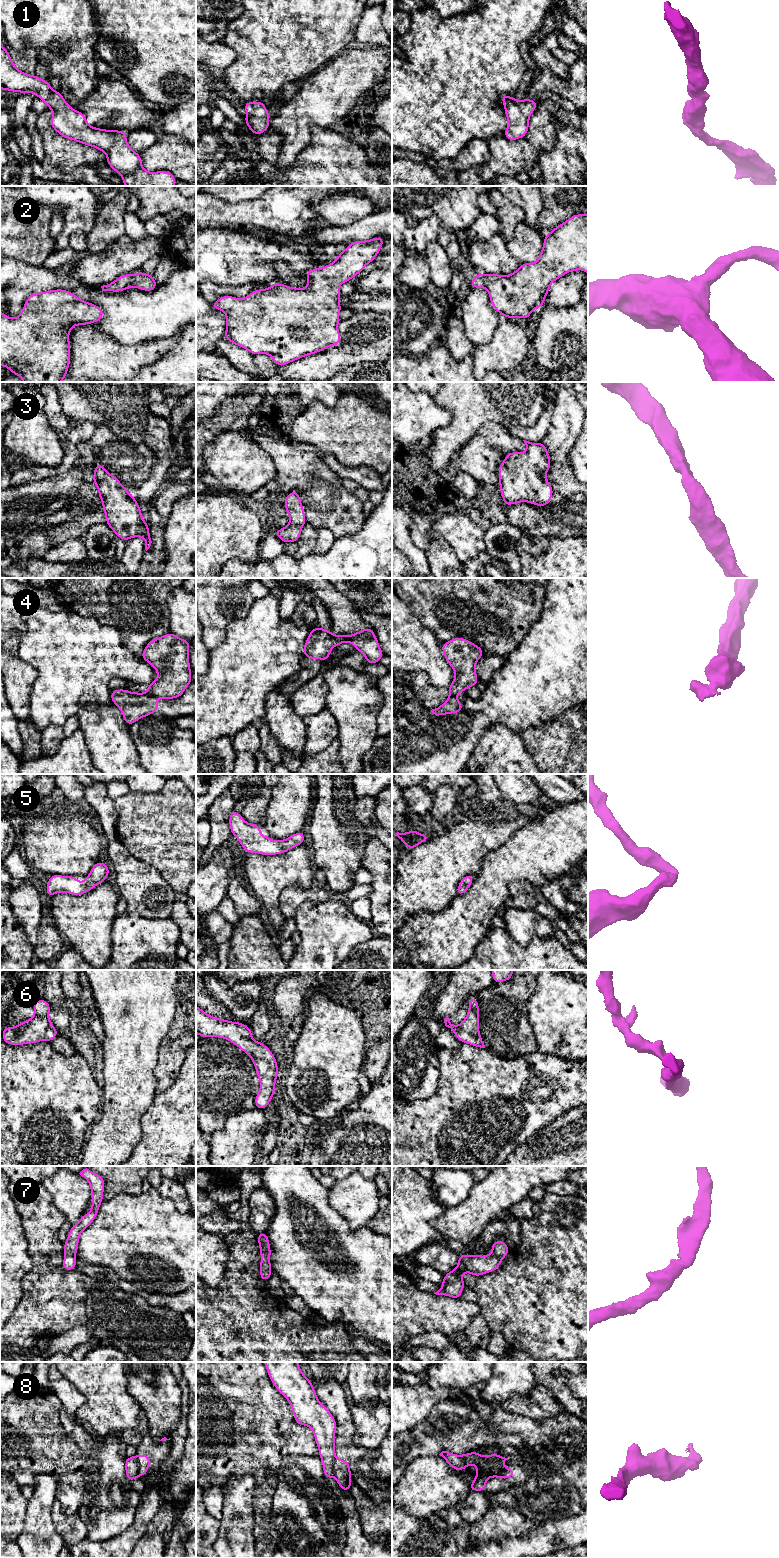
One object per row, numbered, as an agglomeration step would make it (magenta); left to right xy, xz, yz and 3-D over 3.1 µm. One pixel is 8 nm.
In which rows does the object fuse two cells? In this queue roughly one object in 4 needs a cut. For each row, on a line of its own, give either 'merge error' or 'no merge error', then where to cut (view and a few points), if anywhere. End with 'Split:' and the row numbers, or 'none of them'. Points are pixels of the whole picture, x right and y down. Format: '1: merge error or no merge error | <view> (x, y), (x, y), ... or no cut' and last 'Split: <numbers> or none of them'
1: no merge error | no cut
2: no merge error | no cut
3: no merge error | no cut
4: merge error | xy (146, 693), (157, 697)
5: no merge error | no cut
6: no merge error | no cut
7: no merge error | no cut
8: merge error | yz (485, 1457), (494, 1473), (503, 1466)
Split: 4, 8

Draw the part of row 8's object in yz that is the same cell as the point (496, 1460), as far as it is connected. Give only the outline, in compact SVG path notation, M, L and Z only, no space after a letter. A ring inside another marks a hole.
M499 1453L497 1454L488 1454L486 1455L486 1460L491 1464L493 1473L495 1474L498 1469L503 1467L503 1463L507 1460L508 1458L505 1458L501 1456Z

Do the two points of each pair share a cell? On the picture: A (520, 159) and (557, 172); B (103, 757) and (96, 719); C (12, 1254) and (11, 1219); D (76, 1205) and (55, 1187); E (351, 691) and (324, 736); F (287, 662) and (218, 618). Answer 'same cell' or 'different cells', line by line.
A: different cells
B: same cell
C: same cell
D: same cell
E: different cells
F: different cells

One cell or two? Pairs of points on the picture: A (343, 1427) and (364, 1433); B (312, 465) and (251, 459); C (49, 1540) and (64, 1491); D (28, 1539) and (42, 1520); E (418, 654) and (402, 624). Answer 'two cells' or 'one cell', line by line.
A: two cells
B: two cells
C: two cells
D: one cell
E: one cell

